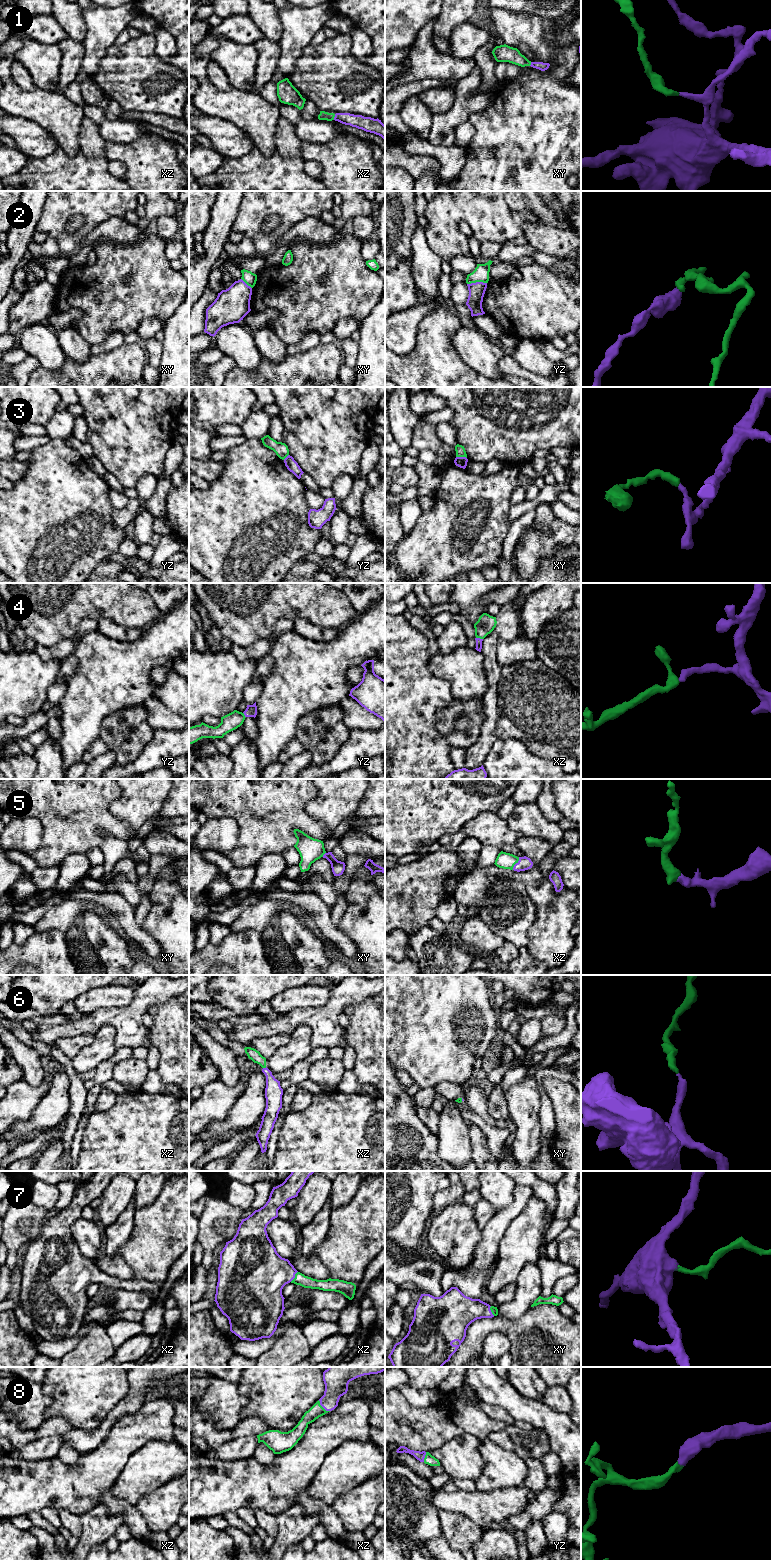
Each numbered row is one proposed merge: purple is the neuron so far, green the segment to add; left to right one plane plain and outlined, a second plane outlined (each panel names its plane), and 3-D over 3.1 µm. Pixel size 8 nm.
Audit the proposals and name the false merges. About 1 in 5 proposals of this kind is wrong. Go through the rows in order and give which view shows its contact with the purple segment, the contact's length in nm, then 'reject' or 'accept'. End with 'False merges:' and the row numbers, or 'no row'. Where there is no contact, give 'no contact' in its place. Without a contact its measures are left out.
1: contact in xz; length 50 nm; accept
2: contact in yz; length 160 nm; reject
3: contact in xy; length 90 nm; reject
4: contact in xz; length 60 nm; accept
5: contact in xz; length 120 nm; accept
6: contact in xz; length 30 nm; accept
7: contact in xz; length 110 nm; accept
8: contact in xz; length 130 nm; accept
False merges: 2, 3

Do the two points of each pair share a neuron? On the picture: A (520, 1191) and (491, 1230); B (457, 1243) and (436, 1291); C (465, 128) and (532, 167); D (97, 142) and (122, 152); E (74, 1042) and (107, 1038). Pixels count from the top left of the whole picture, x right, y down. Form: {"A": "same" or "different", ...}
{"A": "same", "B": "different", "C": "different", "D": "different", "E": "different"}

